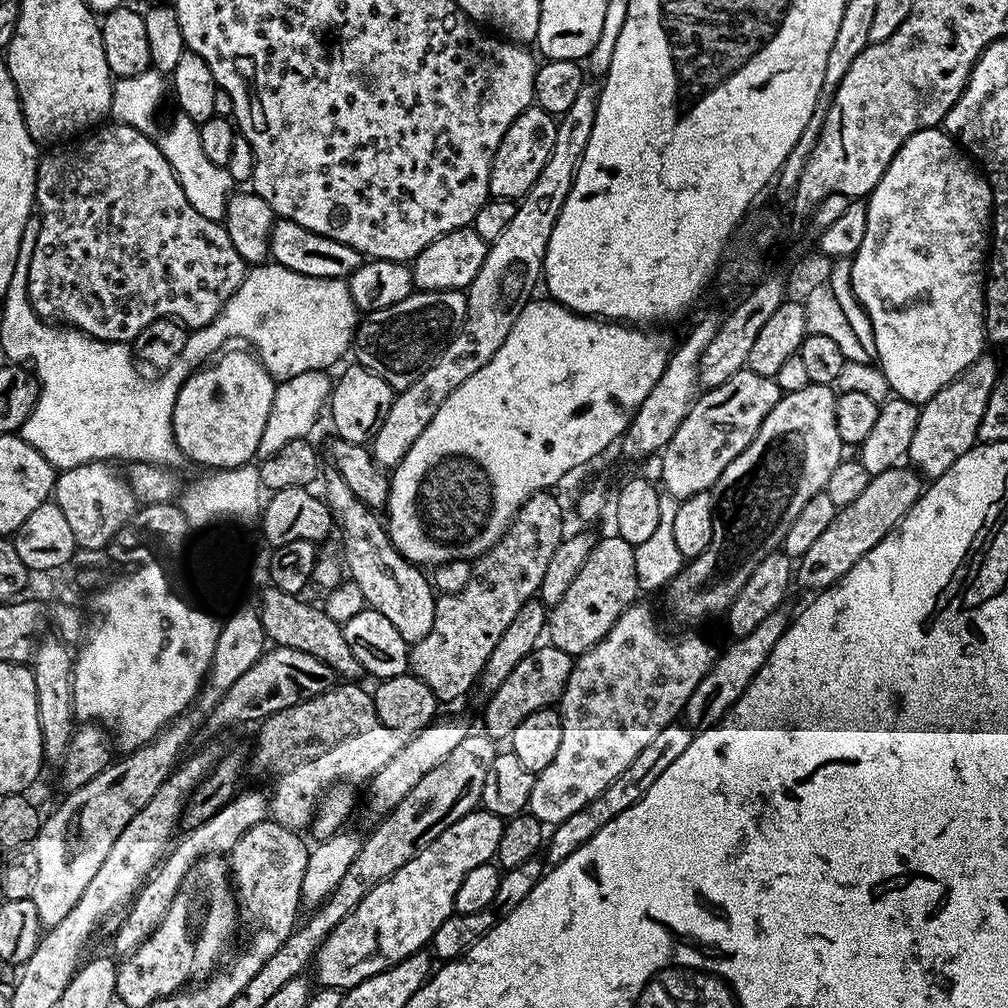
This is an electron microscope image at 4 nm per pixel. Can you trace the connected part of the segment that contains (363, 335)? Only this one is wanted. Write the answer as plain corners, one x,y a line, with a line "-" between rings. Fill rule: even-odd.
413,290
397,304
369,312
359,321
354,341
355,359
394,390
410,386
434,366
446,346
460,333
467,313
468,298
463,291

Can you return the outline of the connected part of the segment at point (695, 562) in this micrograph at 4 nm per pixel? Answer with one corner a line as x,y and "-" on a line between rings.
807,384
802,390
783,393
778,406
766,414
766,422
762,422
754,442
750,442
750,446
722,470
722,478
718,478
714,489
716,517
710,546
701,556
691,557
666,586
668,608
676,615
678,623
688,624
703,616
727,613
742,586
746,586
750,574
754,574
758,562
783,545
786,530
790,530
802,506
806,506
814,494
824,491
826,482
830,482
830,473
846,451
836,425
837,397
837,389
830,384

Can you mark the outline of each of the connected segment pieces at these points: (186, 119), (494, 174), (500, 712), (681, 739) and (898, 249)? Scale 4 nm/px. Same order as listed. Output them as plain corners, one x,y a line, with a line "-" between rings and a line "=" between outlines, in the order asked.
177,111
176,117
168,124
168,129
161,136
158,136
160,153
170,162
178,182
182,186
182,194
202,214
202,218
223,221
226,214
228,198
234,191
234,185
227,167
223,164
210,162
206,154
202,151
202,138
200,137
200,125
195,124
186,113
=
533,106
518,114
494,154
488,183
489,197
519,202
528,193
530,186
538,182
538,174
542,174
542,166
546,166
546,158
550,158
550,150
554,150
555,133
556,120
551,112
=
551,642
541,643
533,652
526,654
526,658
522,658
522,662
518,662
518,666
510,670
510,678
506,678
506,682
502,682
502,686
498,686
498,690
487,697
483,731
497,742
507,741
514,726
518,726
522,718
543,708
553,707
570,678
573,659
573,656
566,654
566,650
558,650
=
680,722
667,724
662,730
658,730
654,742
649,742
642,749
642,754
638,754
638,758
634,758
634,762
630,762
630,766
626,766
626,770
622,770
622,774
618,774
618,778
614,778
614,782
610,782
610,786
606,786
606,790
598,794
598,798
594,798
594,802
586,802
582,810
570,814
570,818
555,825
547,833
547,863
561,864
566,858
570,858
570,854
574,854
574,850
578,850
578,846
590,842
590,838
594,838
594,834
598,834
598,830
602,830
606,822
614,822
614,818
618,818
622,810
630,810
630,806
634,806
634,802
638,802
638,798
642,798
642,794
646,794
646,790
654,786
655,780
666,771
666,766
670,766
670,762
674,762
674,758
678,758
678,754
682,754
686,746
690,746
693,735
693,729
=
939,127
923,128
906,142
894,154
890,166
886,166
886,174
874,186
874,190
866,197
868,213
866,214
866,238
862,238
862,246
858,246
855,256
852,259
852,284
853,294
857,296
858,302
865,308
866,314
873,324
877,338
877,363
885,375
891,391
906,400
895,400
889,398
879,405
879,412
864,441
858,445
858,459
862,466
873,477
882,474
886,470
897,467
907,457
910,450
910,438
914,438
914,426
918,426
920,408
912,405
911,402
923,404
934,396
942,386
955,380
961,373
983,355
985,351
987,336
984,328
984,289
983,282
986,278
986,259
988,256
988,239
990,236
990,221
992,219
992,191
988,181
984,179
981,169
962,151
959,144

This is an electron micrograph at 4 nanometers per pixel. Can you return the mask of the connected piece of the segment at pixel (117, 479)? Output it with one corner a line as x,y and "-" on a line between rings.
92,460
89,464
79,464
73,468
65,468
56,477
54,502
62,510
62,515
70,521
70,531
74,533
77,549
84,550
89,548
90,551
96,552
107,549
110,538
114,538
114,534
118,534
118,530
122,530
122,526
126,526
126,522
137,510
136,498
127,479
123,475
120,476
115,472
111,463
102,460

